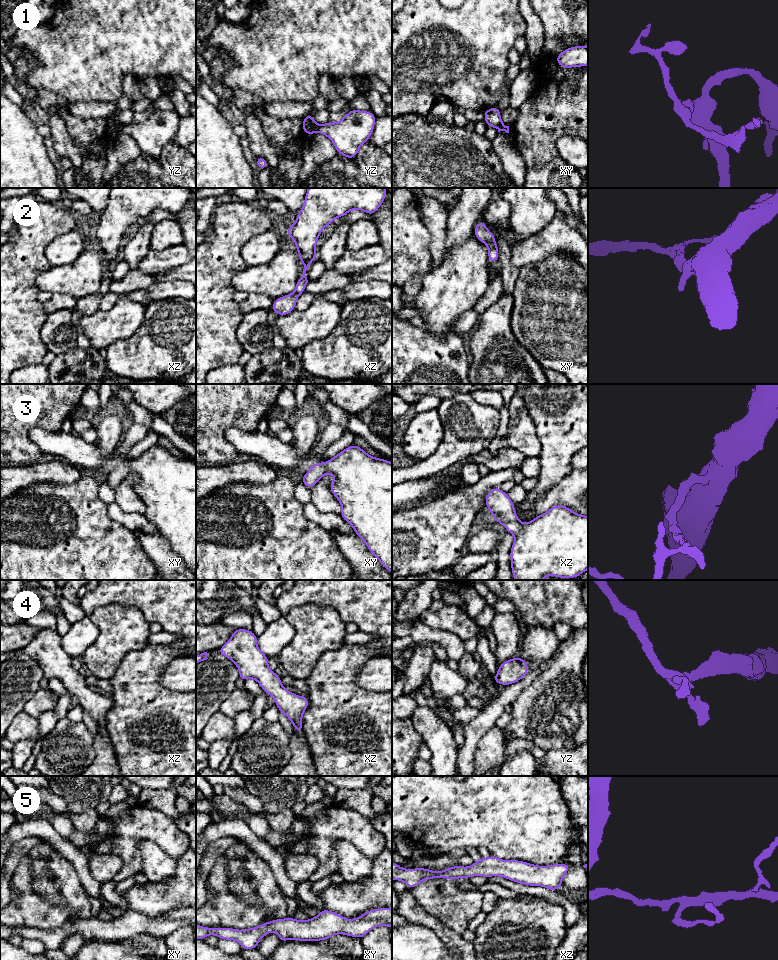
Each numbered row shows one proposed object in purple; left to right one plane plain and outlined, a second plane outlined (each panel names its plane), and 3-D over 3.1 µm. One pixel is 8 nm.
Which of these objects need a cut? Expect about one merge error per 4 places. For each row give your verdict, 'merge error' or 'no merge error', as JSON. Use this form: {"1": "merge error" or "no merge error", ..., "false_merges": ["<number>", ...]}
{"1": "merge error", "2": "no merge error", "3": "no merge error", "4": "no merge error", "5": "no merge error", "false_merges": ["1"]}

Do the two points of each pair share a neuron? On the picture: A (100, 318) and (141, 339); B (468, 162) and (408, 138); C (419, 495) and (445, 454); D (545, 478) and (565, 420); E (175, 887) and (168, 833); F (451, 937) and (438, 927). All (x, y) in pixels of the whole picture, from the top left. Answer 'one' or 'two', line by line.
A: two
B: one
C: two
D: one
E: two
F: one

